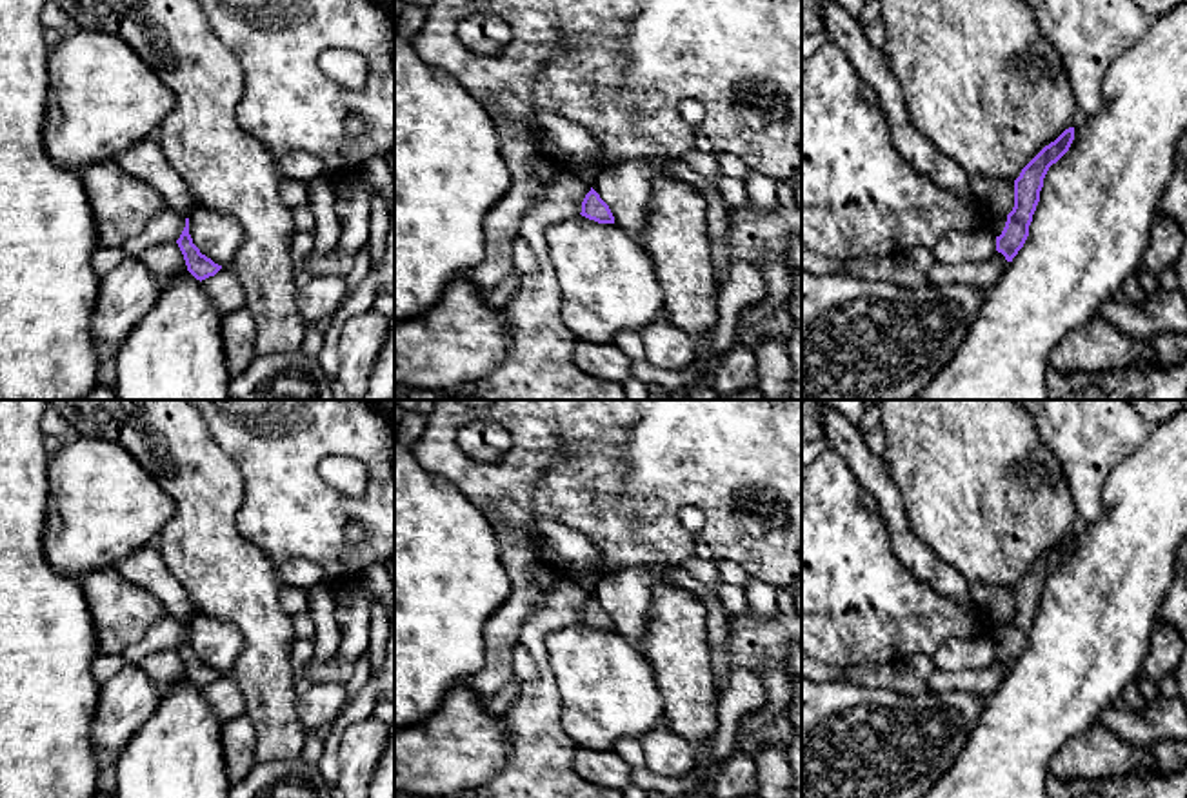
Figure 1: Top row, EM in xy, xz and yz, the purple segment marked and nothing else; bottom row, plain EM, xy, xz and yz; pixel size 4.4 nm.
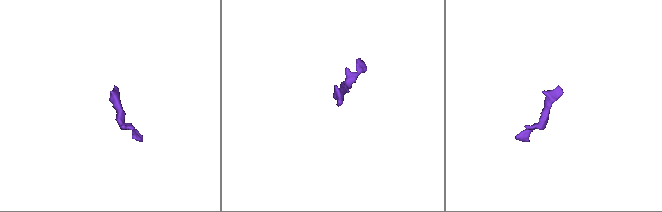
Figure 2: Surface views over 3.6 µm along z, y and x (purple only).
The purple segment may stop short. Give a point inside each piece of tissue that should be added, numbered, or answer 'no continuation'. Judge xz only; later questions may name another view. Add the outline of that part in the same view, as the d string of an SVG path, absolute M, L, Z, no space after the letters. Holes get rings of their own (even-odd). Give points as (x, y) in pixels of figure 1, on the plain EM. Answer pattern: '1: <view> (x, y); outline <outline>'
no continuation

